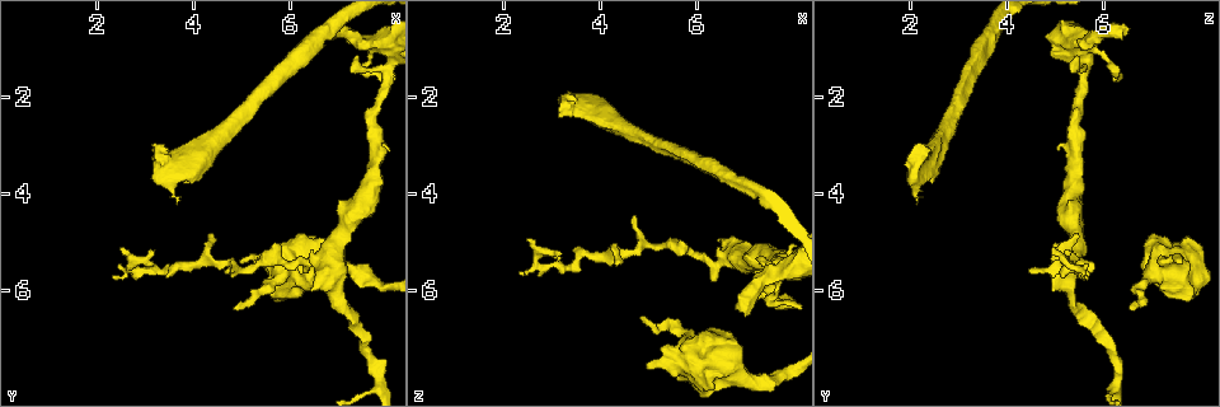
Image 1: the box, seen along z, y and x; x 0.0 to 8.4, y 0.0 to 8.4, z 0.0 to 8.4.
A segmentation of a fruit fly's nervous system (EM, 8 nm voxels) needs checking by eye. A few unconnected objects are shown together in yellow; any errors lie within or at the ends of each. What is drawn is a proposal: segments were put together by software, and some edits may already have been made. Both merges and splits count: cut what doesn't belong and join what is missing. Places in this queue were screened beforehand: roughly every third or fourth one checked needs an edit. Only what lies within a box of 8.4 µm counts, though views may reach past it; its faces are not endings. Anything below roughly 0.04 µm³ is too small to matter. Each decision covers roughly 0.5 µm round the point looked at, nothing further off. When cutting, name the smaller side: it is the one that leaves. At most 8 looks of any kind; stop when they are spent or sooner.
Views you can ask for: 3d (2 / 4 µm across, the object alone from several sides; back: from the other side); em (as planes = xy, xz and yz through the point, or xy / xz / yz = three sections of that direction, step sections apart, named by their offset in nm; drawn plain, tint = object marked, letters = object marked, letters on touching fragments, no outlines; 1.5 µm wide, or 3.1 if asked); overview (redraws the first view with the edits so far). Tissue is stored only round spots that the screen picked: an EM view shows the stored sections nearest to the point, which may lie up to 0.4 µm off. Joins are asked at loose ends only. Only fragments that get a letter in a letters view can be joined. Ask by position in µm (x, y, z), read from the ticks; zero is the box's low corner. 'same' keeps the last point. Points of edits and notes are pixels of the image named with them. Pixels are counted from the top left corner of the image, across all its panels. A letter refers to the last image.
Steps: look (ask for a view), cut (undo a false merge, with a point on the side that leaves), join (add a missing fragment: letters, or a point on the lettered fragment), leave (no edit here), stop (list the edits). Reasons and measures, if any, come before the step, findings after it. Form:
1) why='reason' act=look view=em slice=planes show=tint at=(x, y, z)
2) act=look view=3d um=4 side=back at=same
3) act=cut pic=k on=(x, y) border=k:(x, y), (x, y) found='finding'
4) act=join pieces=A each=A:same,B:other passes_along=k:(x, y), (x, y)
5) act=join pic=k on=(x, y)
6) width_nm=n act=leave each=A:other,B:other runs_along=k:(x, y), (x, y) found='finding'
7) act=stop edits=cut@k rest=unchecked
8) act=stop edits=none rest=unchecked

why='thin neck' act=look view=em slice=xy step=4 show=tint at=(5.90, 5.50, 5.20)

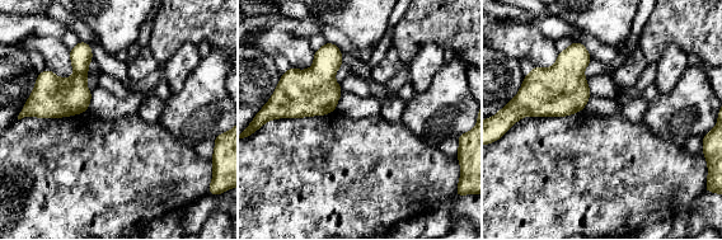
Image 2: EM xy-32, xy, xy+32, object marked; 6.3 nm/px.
why='cut it another way' act=look view=em slice=xz step=8 show=tint at=same

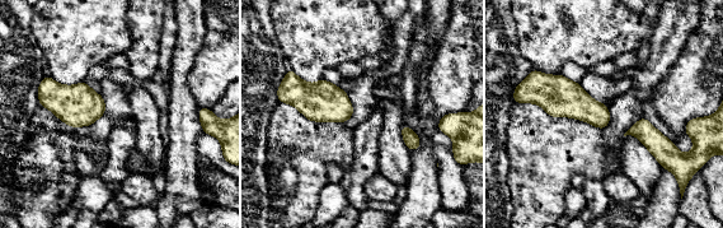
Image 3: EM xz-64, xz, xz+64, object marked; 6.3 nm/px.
why='what lies round it' act=look view=em slice=xz step=8 show=letters at=same

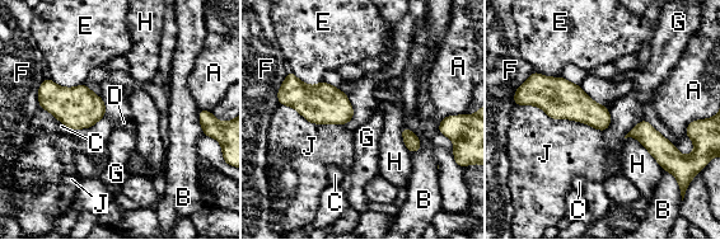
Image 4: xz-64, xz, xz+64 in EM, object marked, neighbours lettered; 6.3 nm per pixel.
act=leave each=A:other,B:other,C:other,D:other,E:other,F:other,G:other,H:other,J:other border=4:(522, 104), (602, 131) found='all the same neuron'

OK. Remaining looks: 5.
why='tapers out' act=look view=em slice=planes show=letters at=(4.85, 6.40, 6.55)

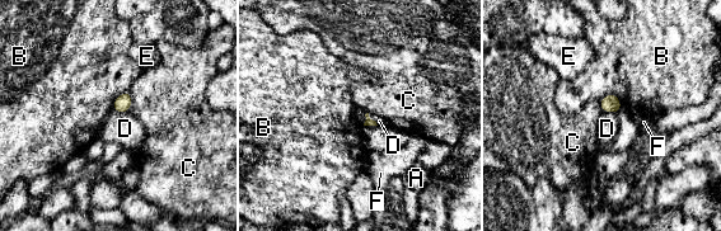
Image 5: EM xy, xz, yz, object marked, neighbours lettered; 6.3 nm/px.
act=leave each=A:other,B:other,C:other,D:other,E:other,F:other border=5:(603, 111), (614, 111), (617, 113) found='none of them fits'

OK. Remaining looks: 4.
why='an open end' act=look view=3d um=4 at=(7.40, 1.20, 5.45)

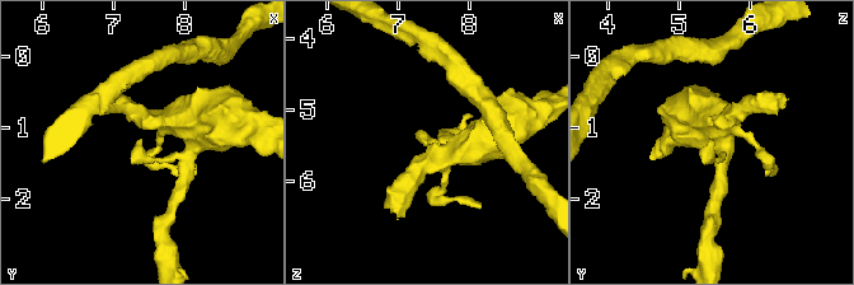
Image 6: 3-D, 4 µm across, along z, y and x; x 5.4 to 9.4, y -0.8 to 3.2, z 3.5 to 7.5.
why='now the EM' act=look view=em slice=planes show=plain at=(7.40, 1.20, 5.45)

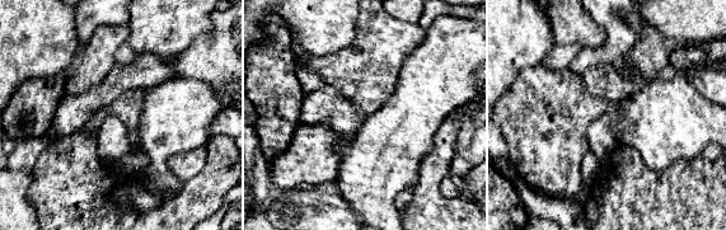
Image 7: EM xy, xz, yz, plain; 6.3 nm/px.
why='see the neighbours' act=look view=em slice=planes show=letters at=same

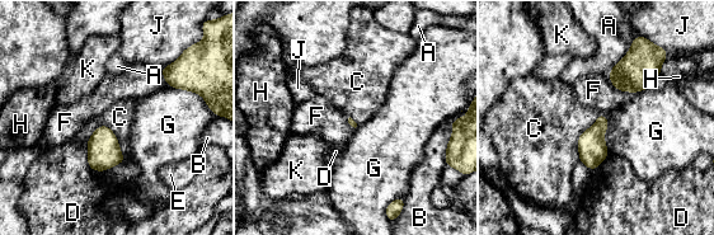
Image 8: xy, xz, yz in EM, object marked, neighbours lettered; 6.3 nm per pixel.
longest_contact=C:280nm act=leave each=A:other,B:other,C:other,D:other,E:other,F:other,G:other,H:other,J:other,K:other border=8:(98, 126), (111, 130), (126, 160) found='none of them fits'

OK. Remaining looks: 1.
act=stop edits=none rest=unchecked

